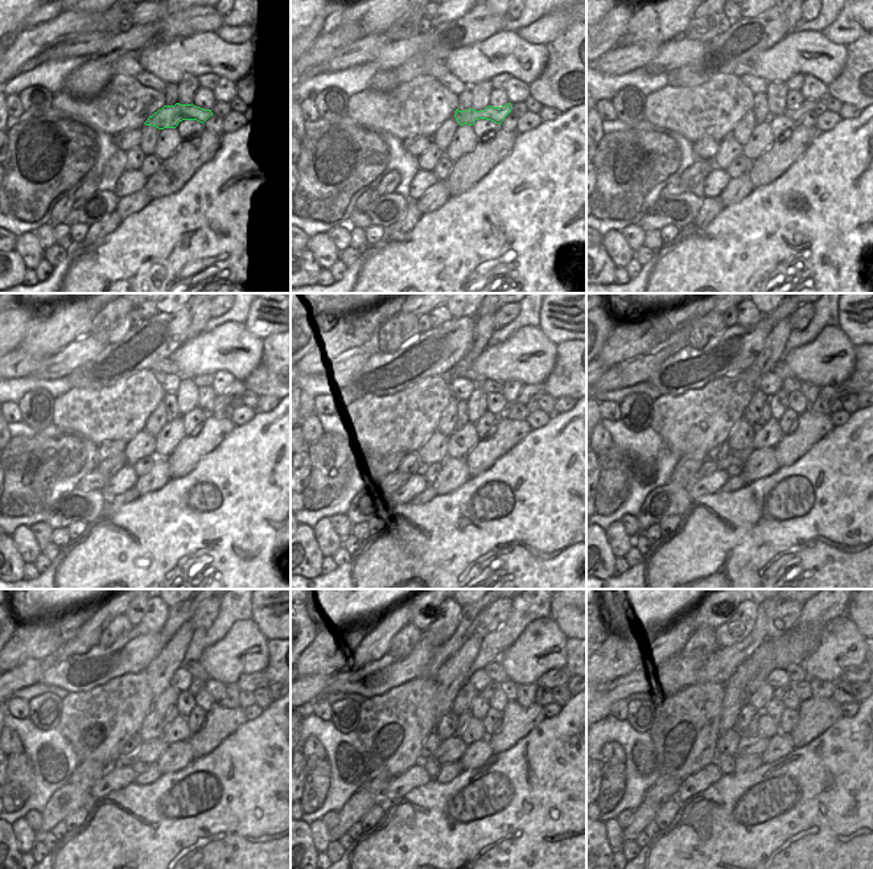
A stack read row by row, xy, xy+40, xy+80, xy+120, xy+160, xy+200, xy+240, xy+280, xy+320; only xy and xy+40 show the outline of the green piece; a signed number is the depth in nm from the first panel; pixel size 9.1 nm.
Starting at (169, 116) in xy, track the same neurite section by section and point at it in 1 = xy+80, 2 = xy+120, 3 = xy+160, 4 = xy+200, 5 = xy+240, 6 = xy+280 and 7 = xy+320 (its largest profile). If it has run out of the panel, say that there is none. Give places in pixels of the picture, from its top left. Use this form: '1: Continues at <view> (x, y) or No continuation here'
1: Continues at xy+80 (795, 114)
2: Continues at xy+120 (237, 388)
3: Continues at xy+160 (531, 390)
4: Continues at xy+200 (836, 390)
5: Continues at xy+240 (259, 679)
6: Continues at xy+280 (555, 678)
7: Continues at xy+320 (853, 675).

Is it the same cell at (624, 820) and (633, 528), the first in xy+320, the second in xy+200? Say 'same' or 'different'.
same

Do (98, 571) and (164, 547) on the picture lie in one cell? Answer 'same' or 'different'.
same

